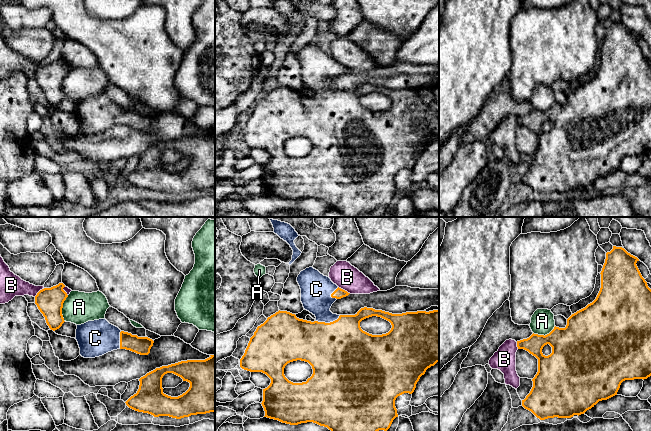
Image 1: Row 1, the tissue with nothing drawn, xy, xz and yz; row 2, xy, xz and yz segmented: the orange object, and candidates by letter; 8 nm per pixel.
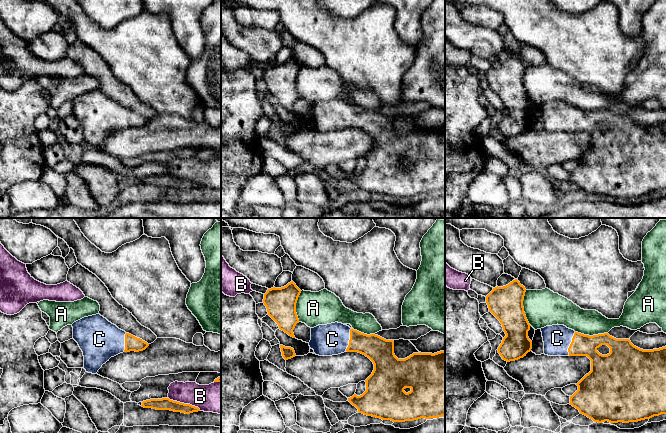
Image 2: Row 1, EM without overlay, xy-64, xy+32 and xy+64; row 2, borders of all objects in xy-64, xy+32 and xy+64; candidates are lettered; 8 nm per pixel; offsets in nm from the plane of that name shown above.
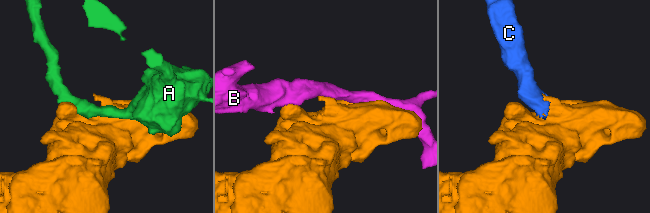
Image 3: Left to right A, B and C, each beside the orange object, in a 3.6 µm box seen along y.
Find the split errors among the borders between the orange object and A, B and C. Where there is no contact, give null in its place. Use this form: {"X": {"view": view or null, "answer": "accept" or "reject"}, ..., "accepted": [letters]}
{"A": {"view": "xy", "answer": "reject"}, "B": {"view": "xz", "answer": "reject"}, "C": {"view": "xz", "answer": "accept"}, "accepted": ["C"]}

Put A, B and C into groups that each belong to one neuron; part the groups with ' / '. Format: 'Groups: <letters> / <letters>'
Groups: A / B / C

